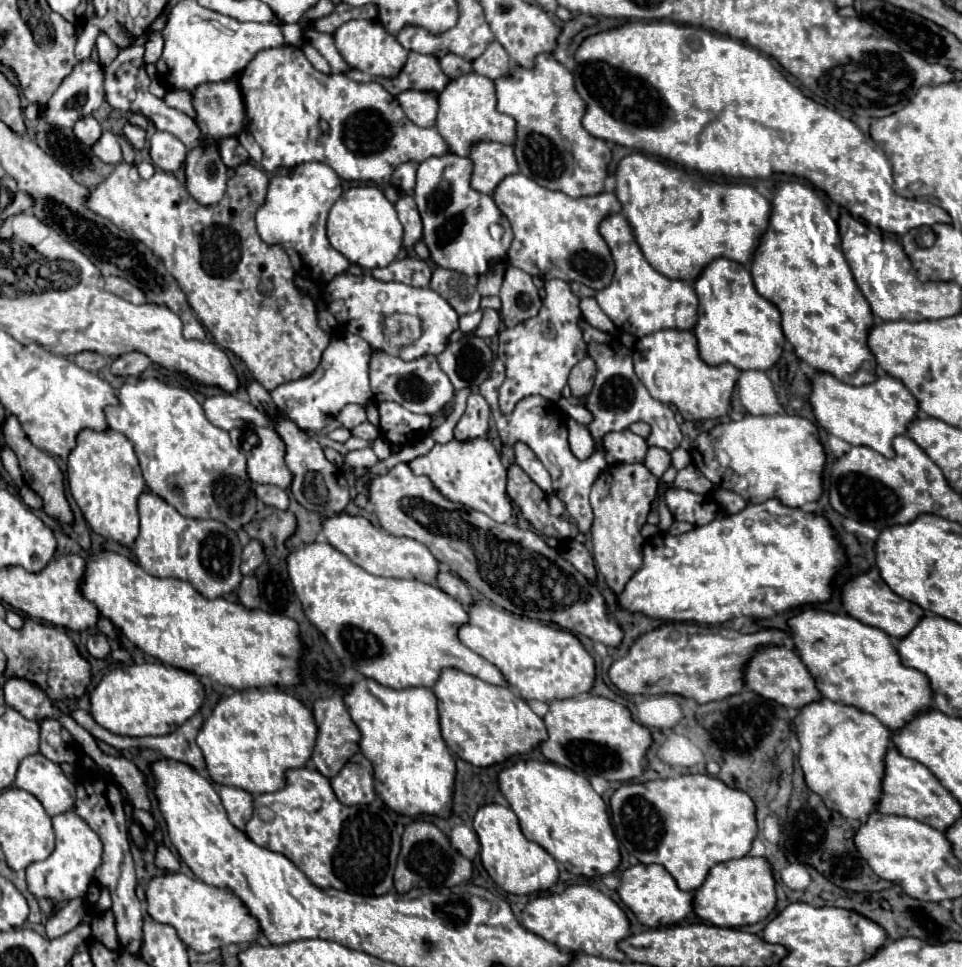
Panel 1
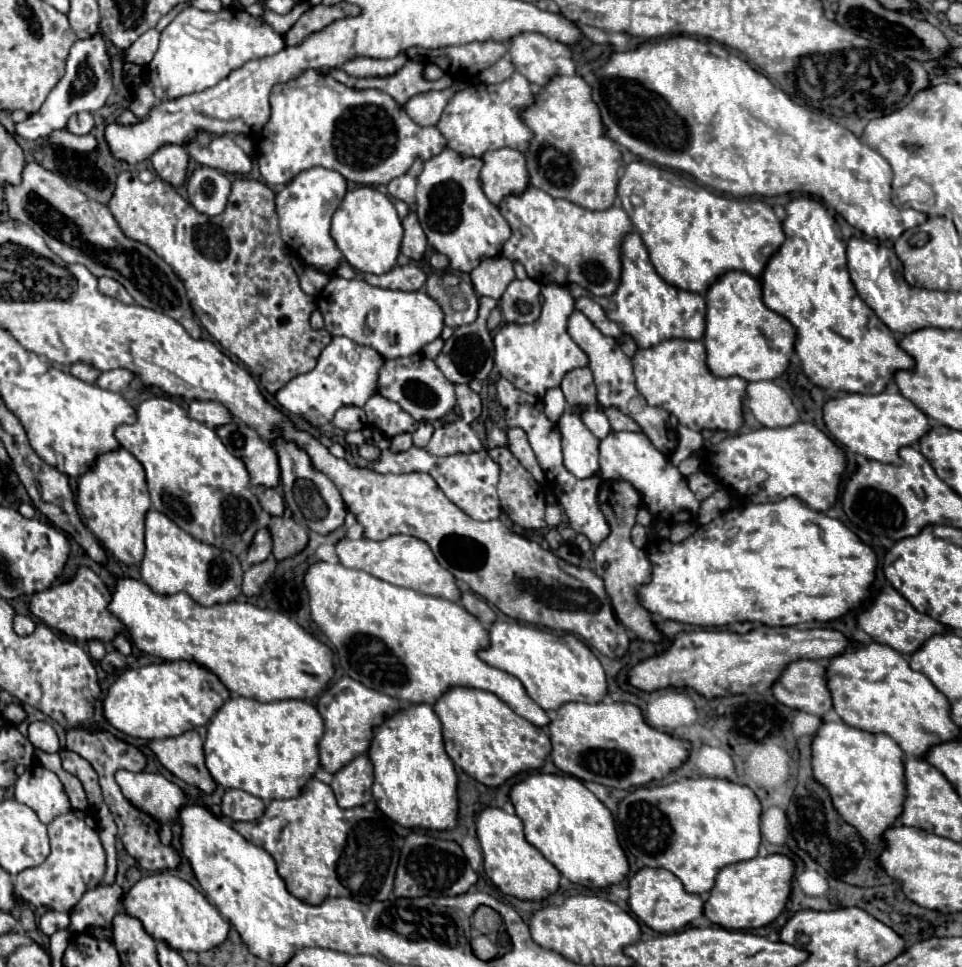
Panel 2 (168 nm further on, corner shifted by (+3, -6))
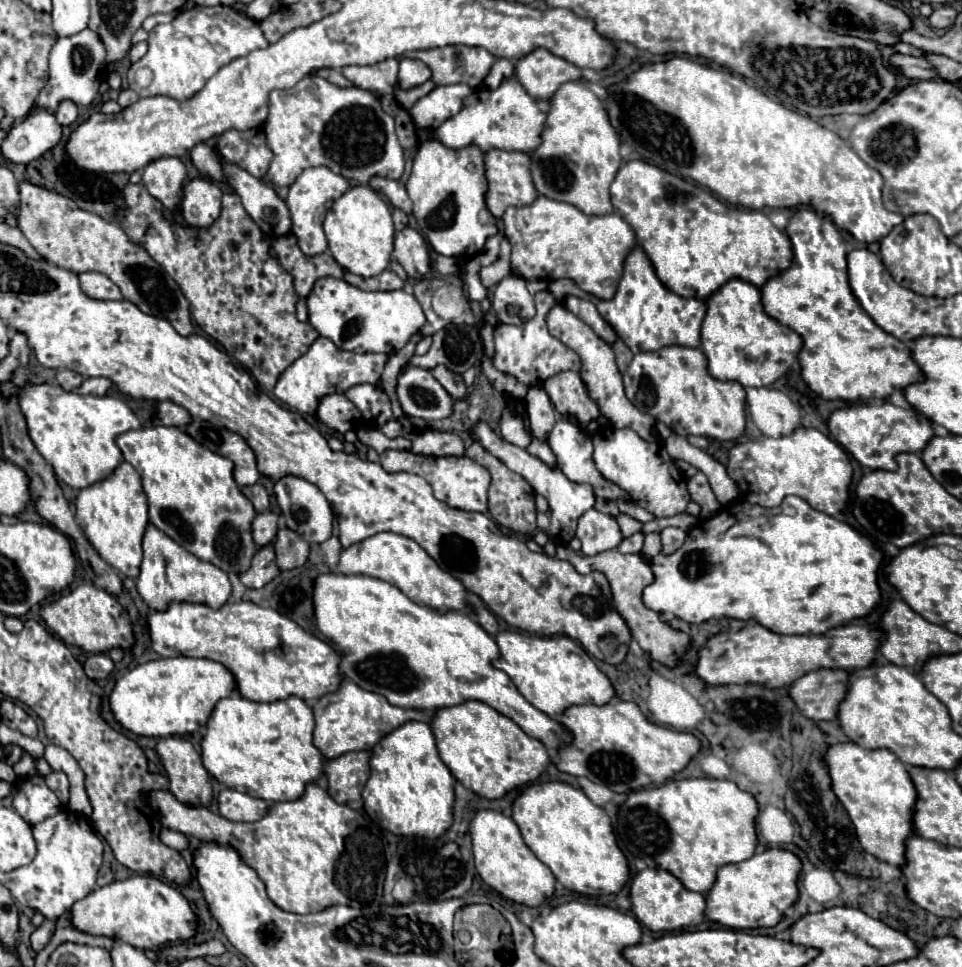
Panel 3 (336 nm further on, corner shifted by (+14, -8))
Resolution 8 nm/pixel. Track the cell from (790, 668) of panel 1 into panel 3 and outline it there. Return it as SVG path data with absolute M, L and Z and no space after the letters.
M822 668L798 678L790 688L790 696L804 716L816 722L834 720L848 692L848 682L850 672Z

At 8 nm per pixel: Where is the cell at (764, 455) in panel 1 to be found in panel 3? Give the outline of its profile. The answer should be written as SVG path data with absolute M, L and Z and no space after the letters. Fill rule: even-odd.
M796 428L790 436L784 438L760 438L738 444L728 454L728 474L742 488L744 494L750 494L752 504L766 508L780 506L788 494L796 494L806 500L814 510L836 516L848 504L850 482L852 482L852 464L848 454L826 434L814 428ZM754 470L765 472L772 479L774 487L764 492L758 485Z

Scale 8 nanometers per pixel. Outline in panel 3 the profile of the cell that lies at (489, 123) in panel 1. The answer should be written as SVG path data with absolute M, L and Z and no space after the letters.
M510 78L500 84L498 90L474 90L474 94L466 98L464 108L434 130L434 138L448 148L464 148L476 144L484 152L500 148L532 154L532 150L540 146L540 130L544 130L544 112L538 108L536 100L528 96L522 84L516 78Z

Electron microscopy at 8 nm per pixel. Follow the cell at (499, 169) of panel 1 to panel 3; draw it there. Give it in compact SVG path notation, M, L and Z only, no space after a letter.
M506 150L486 152L486 178L488 178L486 204L496 218L502 218L508 206L528 206L538 198L538 190L532 186L530 166L532 158L526 152L506 152Z

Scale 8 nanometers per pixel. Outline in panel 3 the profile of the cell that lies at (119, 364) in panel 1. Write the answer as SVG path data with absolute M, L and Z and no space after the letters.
M84 378L84 382L80 384L80 388L76 390L78 394L92 394L92 396L104 396L110 388L110 380L108 378Z

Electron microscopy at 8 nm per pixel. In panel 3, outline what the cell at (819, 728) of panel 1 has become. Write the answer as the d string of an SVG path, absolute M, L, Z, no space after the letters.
M854 742L832 744L826 752L826 762L830 768L830 776L832 776L832 788L838 800L844 804L852 824L856 826L856 836L862 848L868 854L876 856L878 860L888 862L896 868L902 868L906 864L906 840L914 834L912 814L914 814L916 798L918 798L906 766L890 750L866 750Z

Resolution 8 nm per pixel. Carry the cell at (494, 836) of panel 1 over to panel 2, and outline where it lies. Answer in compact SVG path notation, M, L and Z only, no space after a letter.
M485 808L477 818L477 838L483 848L485 874L491 882L509 896L519 900L545 900L559 888L559 870L543 858L543 854L527 844L523 836L523 822L517 816L503 812L501 808Z

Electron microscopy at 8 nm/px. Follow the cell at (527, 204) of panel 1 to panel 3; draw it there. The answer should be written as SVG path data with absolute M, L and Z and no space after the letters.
M538 196L530 206L510 206L504 216L506 238L512 246L512 270L524 280L574 280L588 294L610 300L624 272L624 260L636 244L632 226L618 214L586 216L572 204Z

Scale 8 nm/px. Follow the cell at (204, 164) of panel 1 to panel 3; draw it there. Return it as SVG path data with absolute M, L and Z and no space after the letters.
M194 178L184 186L182 216L188 226L208 228L220 216L220 188L208 178Z

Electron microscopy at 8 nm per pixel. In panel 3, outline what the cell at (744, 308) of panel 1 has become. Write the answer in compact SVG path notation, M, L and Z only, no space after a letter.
M734 278L714 292L706 304L708 312L702 324L702 350L708 358L708 372L714 378L740 382L744 388L770 386L792 368L802 350L802 338L764 312L758 286Z

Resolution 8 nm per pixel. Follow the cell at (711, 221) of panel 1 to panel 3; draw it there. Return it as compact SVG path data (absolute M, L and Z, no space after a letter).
M644 160L622 164L610 194L616 212L634 228L658 278L678 296L706 300L732 278L762 288L768 278L792 264L792 244L785 228L798 207L746 210L730 206L706 188Z

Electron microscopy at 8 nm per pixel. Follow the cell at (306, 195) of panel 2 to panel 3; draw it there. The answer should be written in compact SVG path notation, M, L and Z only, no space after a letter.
M326 166L306 168L298 176L298 180L290 186L288 196L286 196L286 204L288 204L290 214L292 214L292 232L298 238L298 246L306 256L316 256L328 248L328 242L326 242L326 236L322 230L324 216L330 210L332 200L340 198L348 188L350 188L350 182L340 174L334 174Z

